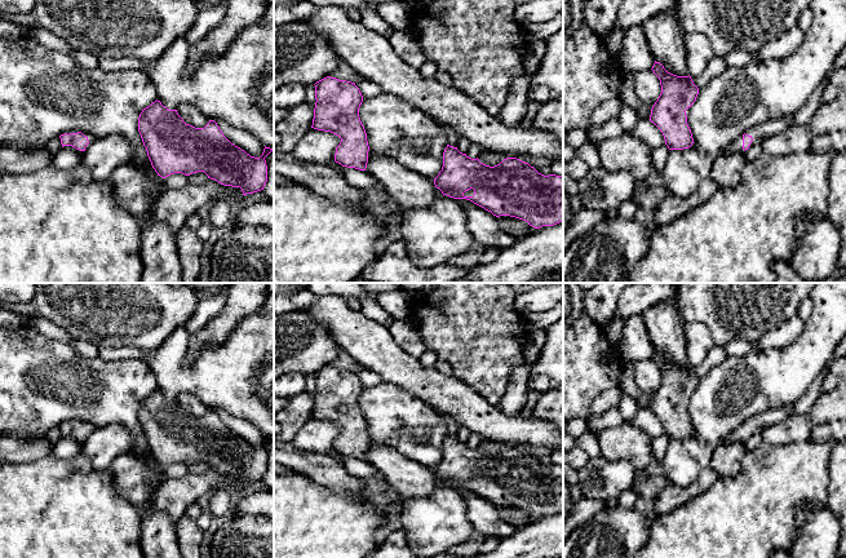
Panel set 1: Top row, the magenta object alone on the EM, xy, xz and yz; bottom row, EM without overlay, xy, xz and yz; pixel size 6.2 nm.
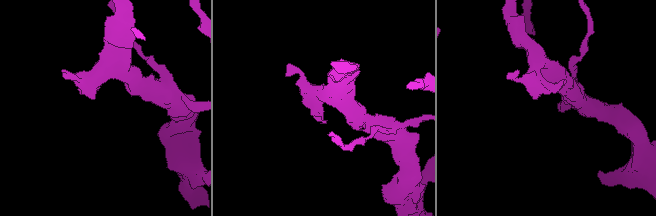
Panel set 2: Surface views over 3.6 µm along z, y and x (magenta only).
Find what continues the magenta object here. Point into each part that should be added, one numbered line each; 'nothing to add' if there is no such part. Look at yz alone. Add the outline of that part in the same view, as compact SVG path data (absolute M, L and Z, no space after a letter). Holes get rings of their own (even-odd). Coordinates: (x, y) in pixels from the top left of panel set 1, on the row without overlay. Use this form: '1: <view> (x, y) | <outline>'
1: yz (760, 423) | M784 406L780 408L769 409L761 415L752 416L745 420L745 424L753 428L750 435L761 434L766 428L779 424L790 416L793 416L792 406Z

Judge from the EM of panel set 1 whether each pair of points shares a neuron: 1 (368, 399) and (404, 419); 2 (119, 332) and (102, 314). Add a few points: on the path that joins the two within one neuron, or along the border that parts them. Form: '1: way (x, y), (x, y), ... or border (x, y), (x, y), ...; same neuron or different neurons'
1: way (377, 404), (395, 413); same neuron
2: way (116, 328), (106, 318); same neuron

